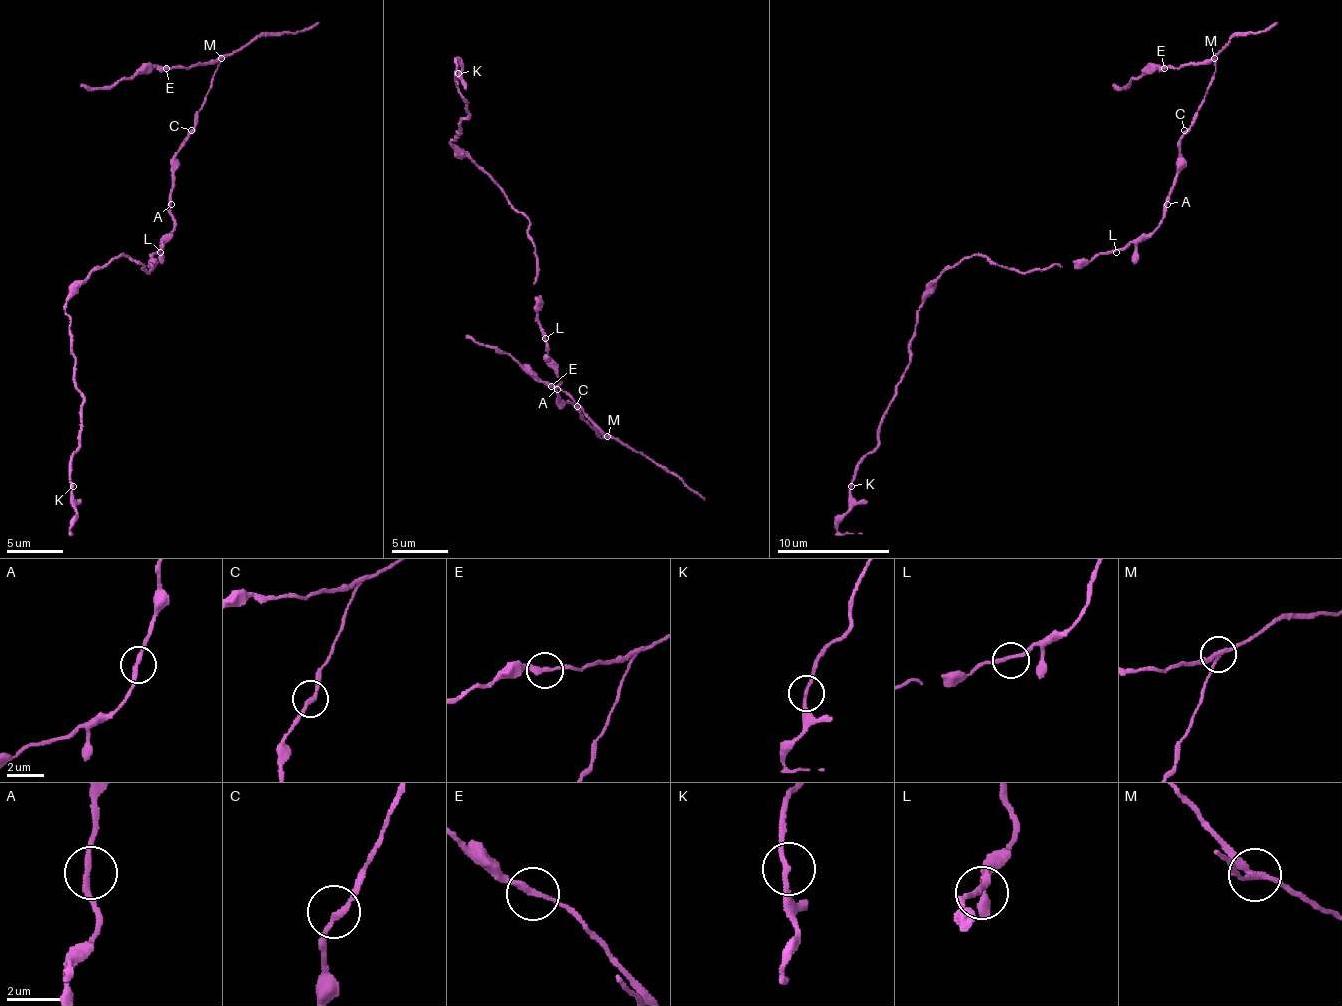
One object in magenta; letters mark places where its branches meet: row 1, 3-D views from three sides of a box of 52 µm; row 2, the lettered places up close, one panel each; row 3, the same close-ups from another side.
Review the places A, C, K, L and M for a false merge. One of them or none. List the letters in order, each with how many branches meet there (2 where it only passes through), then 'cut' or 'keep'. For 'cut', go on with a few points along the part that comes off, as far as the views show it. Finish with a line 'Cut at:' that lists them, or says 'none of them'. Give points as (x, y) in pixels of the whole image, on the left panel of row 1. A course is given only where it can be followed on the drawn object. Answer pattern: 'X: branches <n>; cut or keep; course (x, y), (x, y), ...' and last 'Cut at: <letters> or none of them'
A: branches 2; keep
C: branches 2; keep
K: branches 2; keep
L: branches 2; keep
M: branches 3; cut; course (222, 57), (180, 68), (140, 68), (112, 85), (92, 88), (81, 82)
Cut at: M

